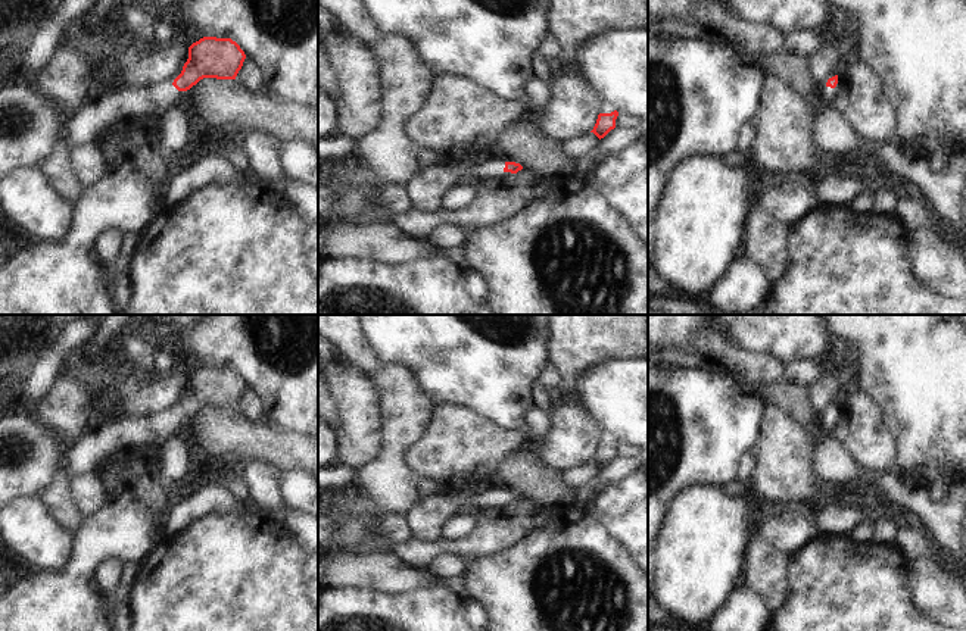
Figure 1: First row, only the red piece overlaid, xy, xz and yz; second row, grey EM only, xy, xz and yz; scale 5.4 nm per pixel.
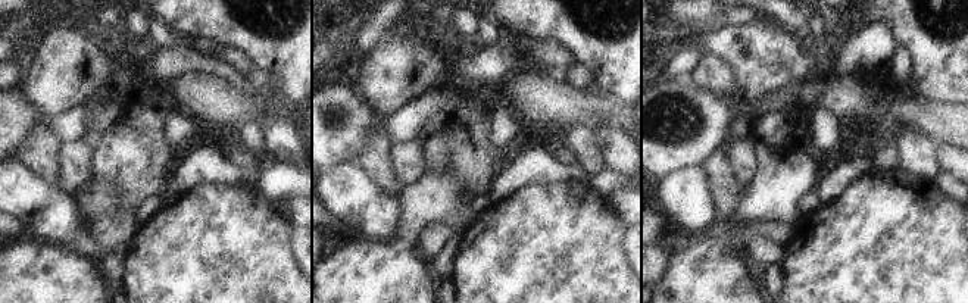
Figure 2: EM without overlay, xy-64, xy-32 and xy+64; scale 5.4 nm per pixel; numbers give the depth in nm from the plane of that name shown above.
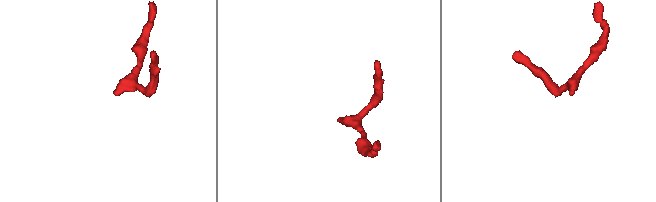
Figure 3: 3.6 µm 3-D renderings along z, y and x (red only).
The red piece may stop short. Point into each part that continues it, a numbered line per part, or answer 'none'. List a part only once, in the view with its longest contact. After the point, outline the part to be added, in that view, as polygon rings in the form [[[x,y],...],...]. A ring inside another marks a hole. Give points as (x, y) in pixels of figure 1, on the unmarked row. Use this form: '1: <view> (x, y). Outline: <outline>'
1: xz (492, 496). Outline: [[[498,485],[483,487],[476,493],[471,500],[464,506],[467,513],[474,513],[477,510],[486,510],[496,507],[504,503],[505,491]]]

